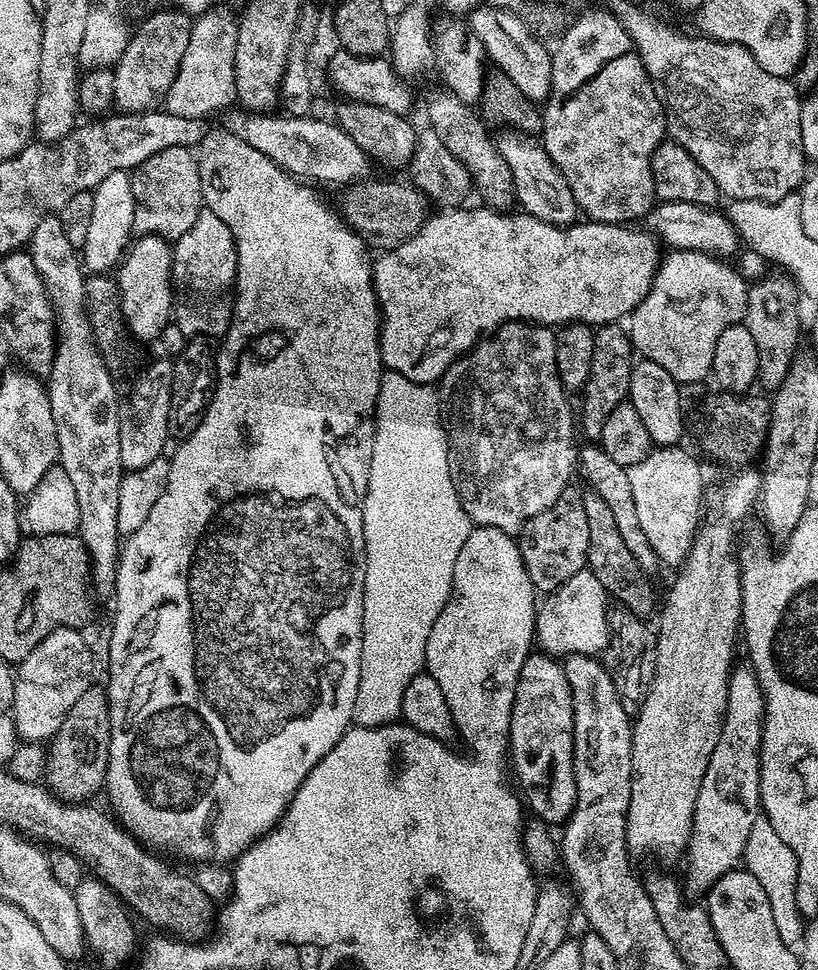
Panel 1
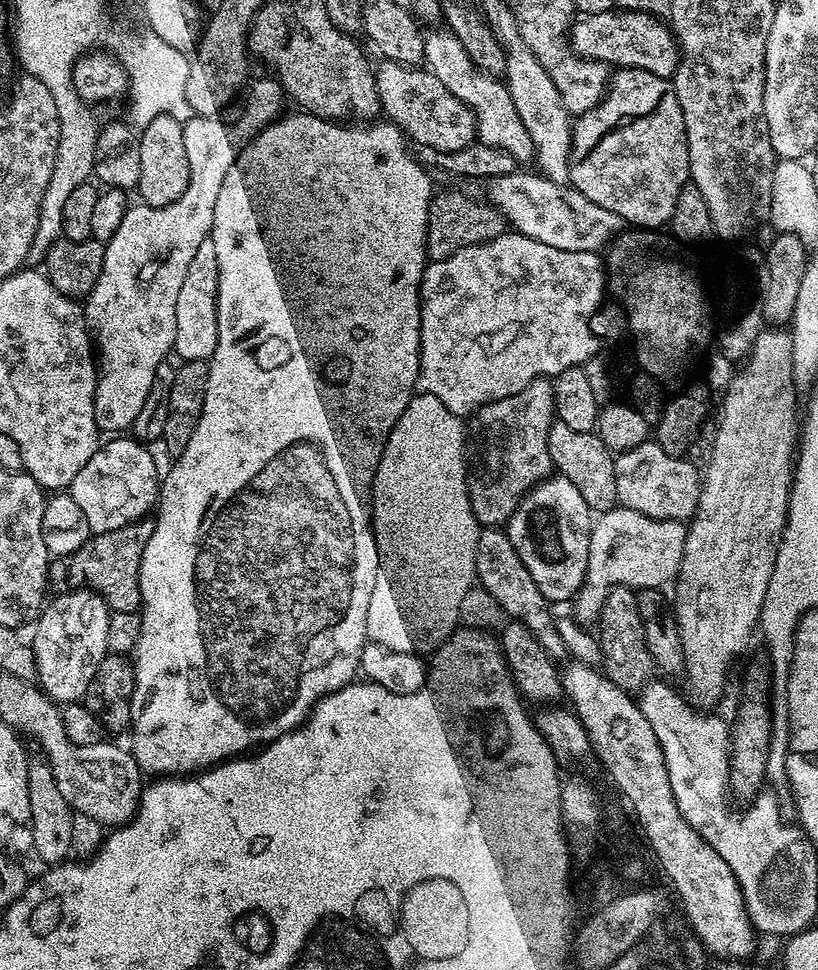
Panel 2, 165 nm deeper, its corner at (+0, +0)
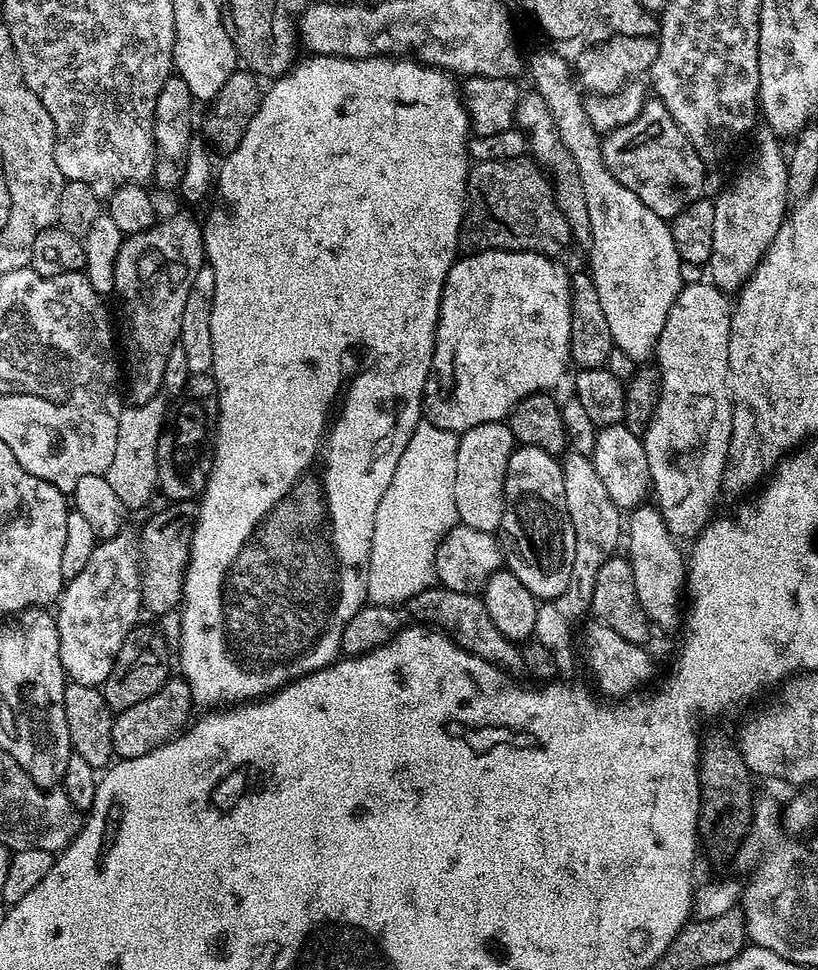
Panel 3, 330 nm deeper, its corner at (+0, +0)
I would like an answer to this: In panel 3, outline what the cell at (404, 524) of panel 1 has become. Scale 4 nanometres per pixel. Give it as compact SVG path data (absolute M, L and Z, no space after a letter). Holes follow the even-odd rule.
M421 422L413 430L408 445L401 450L400 457L392 468L392 477L389 478L384 493L379 493L376 502L372 549L368 563L368 599L372 604L403 605L433 583L436 548L443 537L458 524L452 489L458 444L457 433Z

